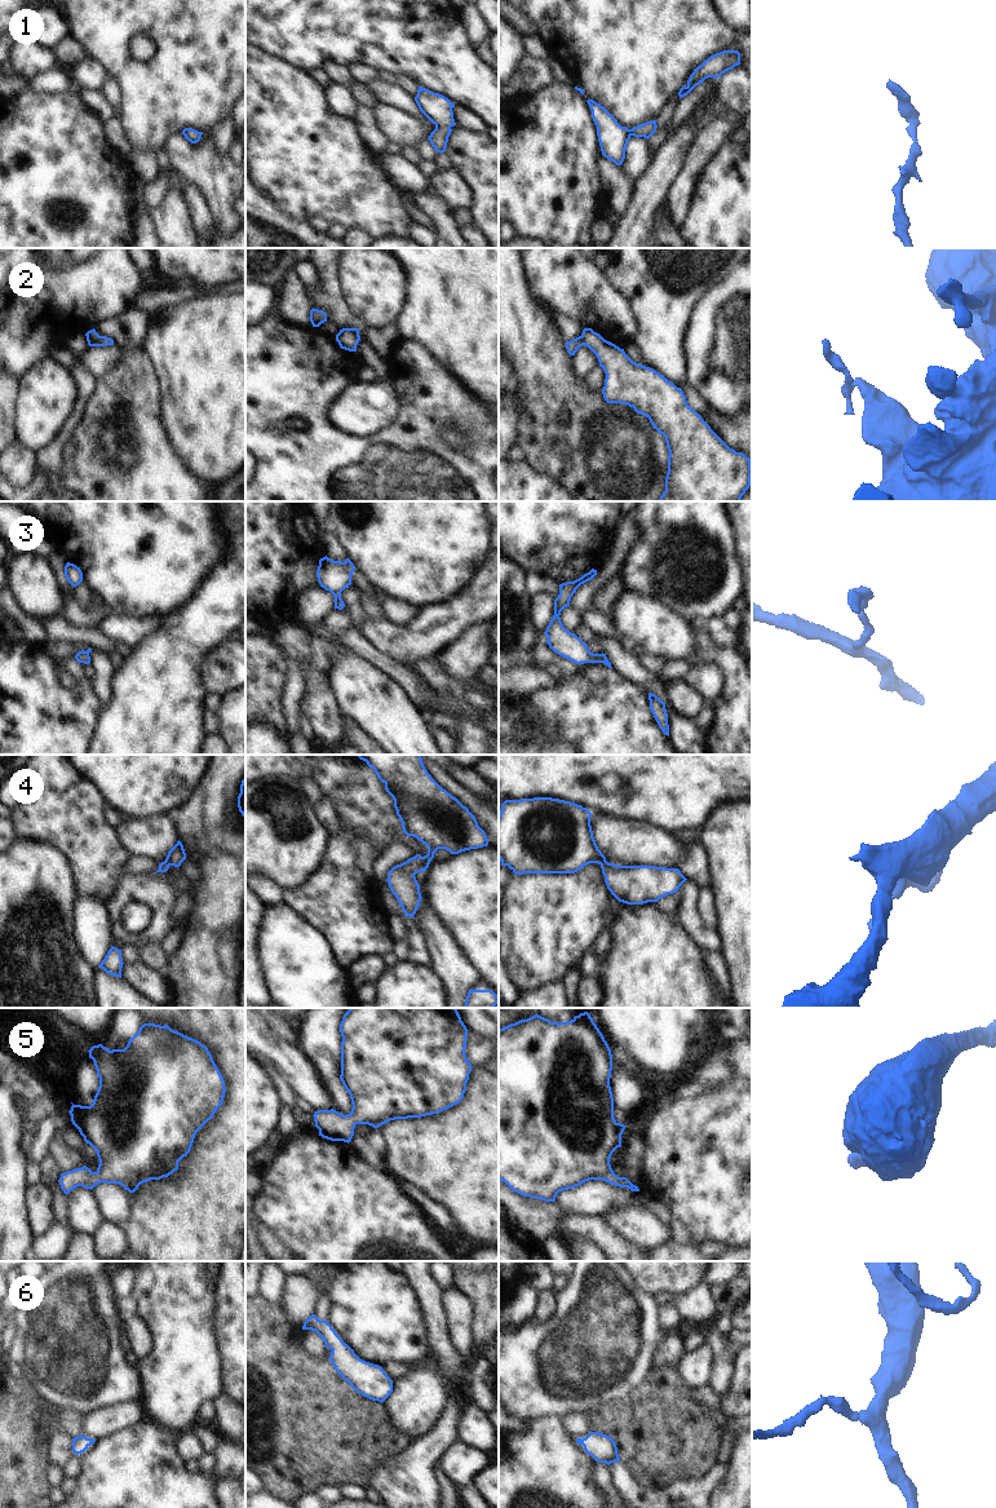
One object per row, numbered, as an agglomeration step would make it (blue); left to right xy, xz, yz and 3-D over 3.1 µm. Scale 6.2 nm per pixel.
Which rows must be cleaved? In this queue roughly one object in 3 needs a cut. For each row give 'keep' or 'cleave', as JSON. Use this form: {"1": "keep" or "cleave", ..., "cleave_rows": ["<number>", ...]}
{"1": "keep", "2": "cleave", "3": "keep", "4": "cleave", "5": "keep", "6": "keep", "cleave_rows": ["2", "4"]}

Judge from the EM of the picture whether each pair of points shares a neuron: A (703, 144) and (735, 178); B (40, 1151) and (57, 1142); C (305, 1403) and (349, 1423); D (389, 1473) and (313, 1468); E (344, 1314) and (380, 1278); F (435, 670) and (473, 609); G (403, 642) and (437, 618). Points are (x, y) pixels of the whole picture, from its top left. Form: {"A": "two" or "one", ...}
{"A": "two", "B": "two", "C": "one", "D": "two", "E": "one", "F": "two", "G": "one"}

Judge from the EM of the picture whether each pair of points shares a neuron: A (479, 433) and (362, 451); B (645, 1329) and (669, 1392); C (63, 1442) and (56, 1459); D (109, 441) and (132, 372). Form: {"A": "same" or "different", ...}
{"A": "same", "B": "different", "C": "same", "D": "same"}

